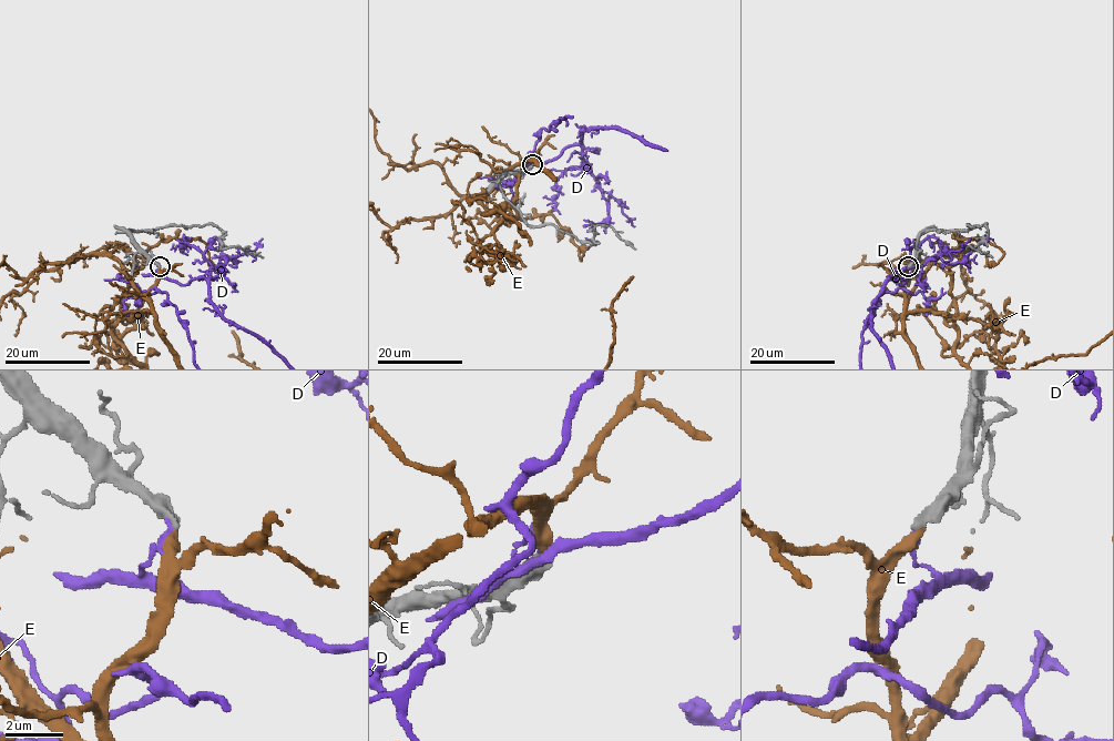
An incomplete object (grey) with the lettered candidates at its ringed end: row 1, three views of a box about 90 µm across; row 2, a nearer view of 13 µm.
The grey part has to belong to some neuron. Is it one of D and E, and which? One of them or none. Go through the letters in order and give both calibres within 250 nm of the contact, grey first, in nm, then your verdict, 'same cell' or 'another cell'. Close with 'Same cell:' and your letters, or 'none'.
D: 440 nm thick on the grey side, 160 nm on the other; another cell
E: 400 nm thick on the grey side, 360 nm on the other; another cell
Same cell: none

